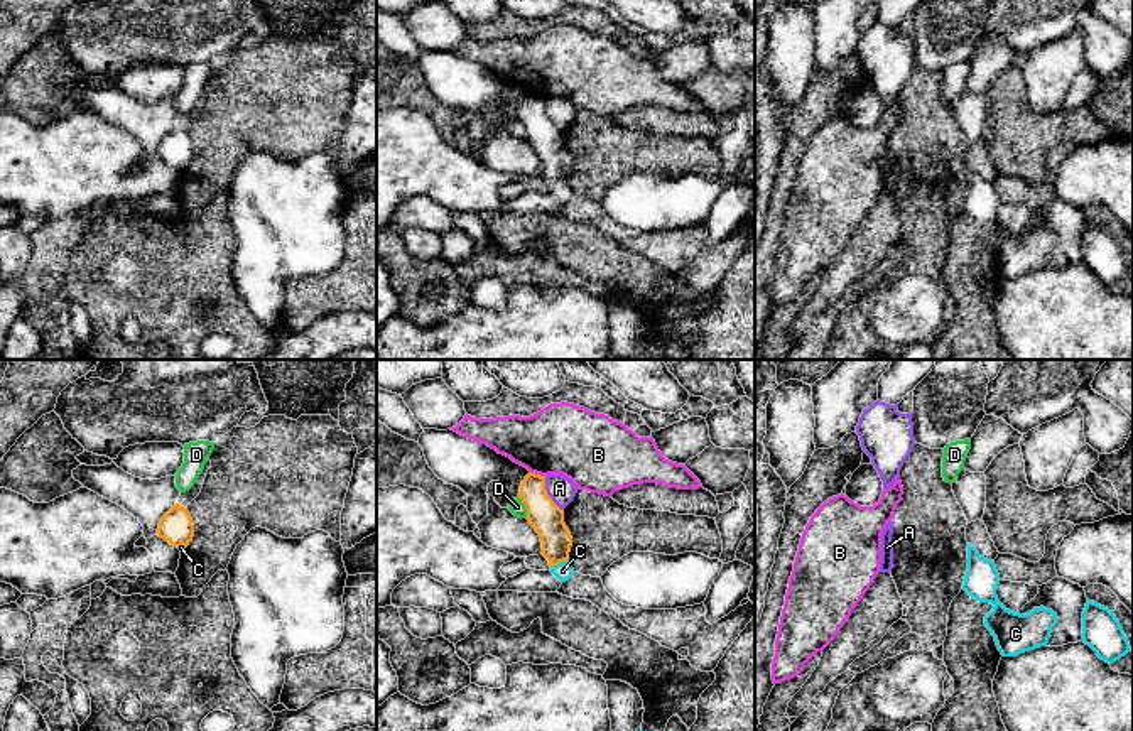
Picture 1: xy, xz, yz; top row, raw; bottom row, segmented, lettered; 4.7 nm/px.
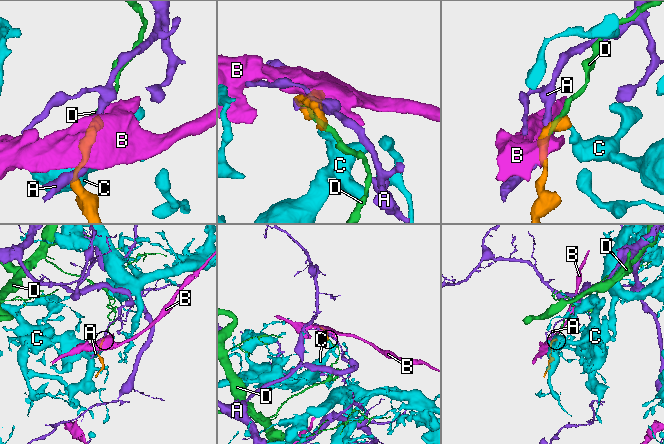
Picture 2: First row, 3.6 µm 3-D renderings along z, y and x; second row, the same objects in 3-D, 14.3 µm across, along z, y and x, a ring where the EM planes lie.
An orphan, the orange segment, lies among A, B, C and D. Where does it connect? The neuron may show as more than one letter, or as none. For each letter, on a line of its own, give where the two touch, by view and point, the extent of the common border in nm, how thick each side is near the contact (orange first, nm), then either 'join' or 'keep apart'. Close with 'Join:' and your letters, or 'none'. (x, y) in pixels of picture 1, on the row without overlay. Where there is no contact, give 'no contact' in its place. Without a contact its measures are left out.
A: meets orange in xz at (546, 115); contact 190 nm long; 160 nm thick on the orange side, 120 nm on the other; keep apart
B: meets orange in xz at (537, 97); contact 80 nm long; 160 nm thick on the orange side, 340 nm on the other; keep apart
C: meets orange in xz at (558, 184); contact 90 nm long; 160 nm thick on the orange side, 90 nm on the other; join
D: meets orange in xz at (525, 127); contact 120 nm long; 160 nm thick on the orange side, 80 nm on the other; keep apart
Join: C

